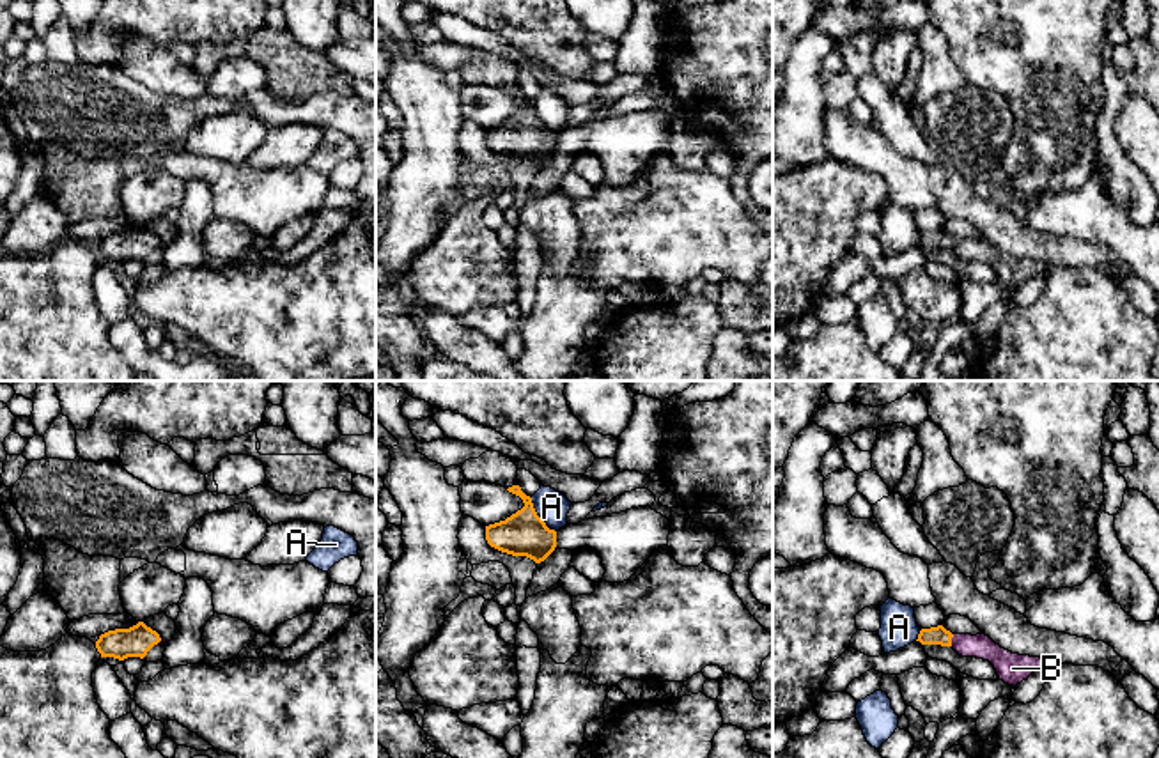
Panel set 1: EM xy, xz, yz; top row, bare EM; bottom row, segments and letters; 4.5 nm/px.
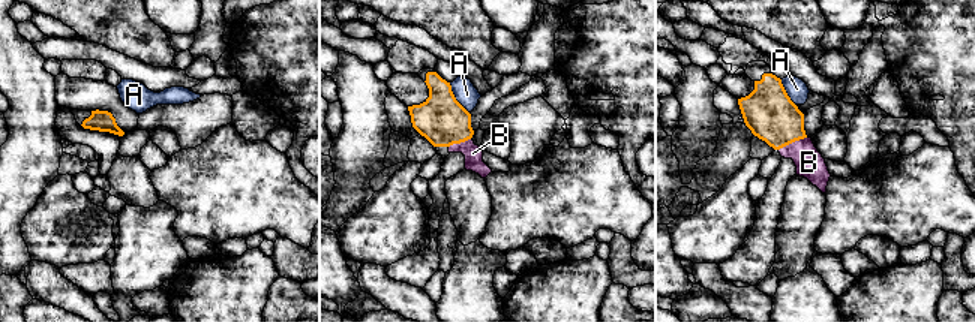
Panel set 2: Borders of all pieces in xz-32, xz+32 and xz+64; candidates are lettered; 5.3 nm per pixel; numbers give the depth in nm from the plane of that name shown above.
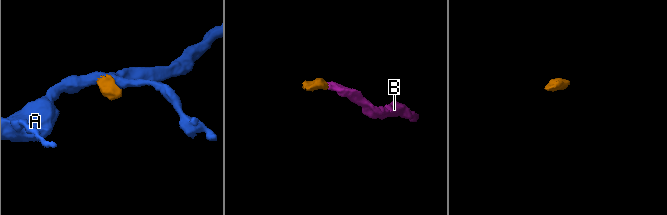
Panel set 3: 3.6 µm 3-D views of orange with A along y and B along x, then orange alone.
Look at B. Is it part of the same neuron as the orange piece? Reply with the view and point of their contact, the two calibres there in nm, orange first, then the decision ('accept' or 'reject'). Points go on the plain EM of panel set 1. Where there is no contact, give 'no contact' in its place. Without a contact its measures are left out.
yz (950, 243) | 80/110 nm | accept

